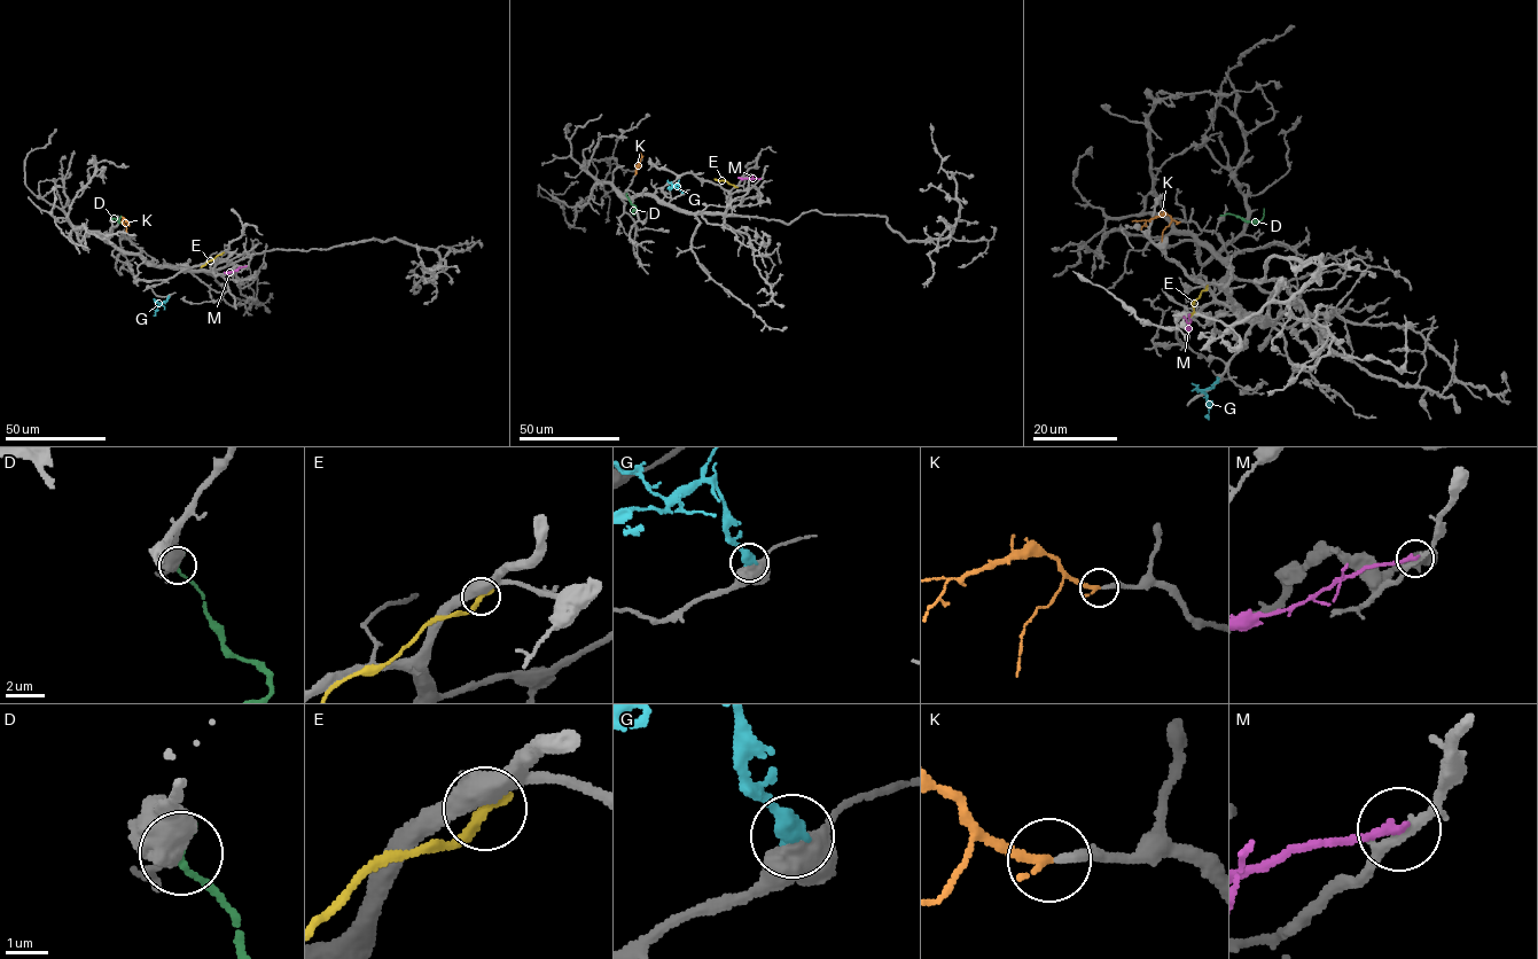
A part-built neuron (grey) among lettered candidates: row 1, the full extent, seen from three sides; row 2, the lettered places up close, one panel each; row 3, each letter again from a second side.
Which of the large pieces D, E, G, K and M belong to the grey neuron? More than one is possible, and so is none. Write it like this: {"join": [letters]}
{"join": ["K"]}

